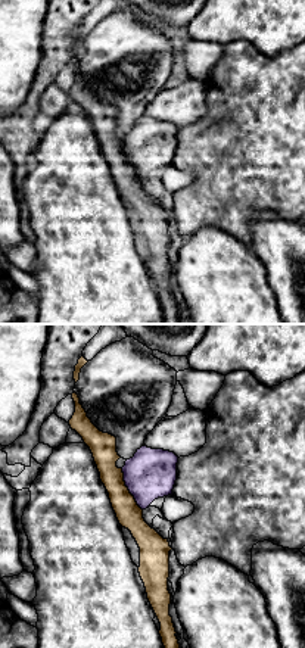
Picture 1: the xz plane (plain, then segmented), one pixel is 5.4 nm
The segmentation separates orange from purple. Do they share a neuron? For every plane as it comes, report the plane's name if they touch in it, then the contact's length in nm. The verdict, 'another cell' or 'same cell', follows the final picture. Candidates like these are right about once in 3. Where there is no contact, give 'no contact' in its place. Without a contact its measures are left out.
xz | 260 nm

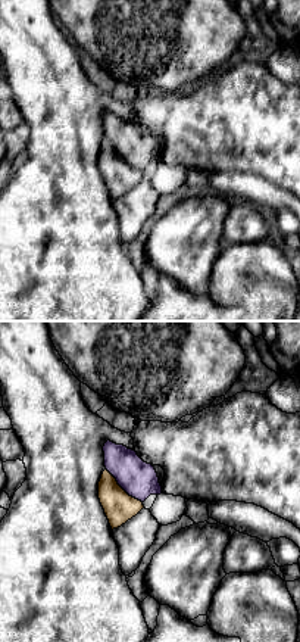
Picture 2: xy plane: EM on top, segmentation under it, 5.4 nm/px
xy | 280 nm

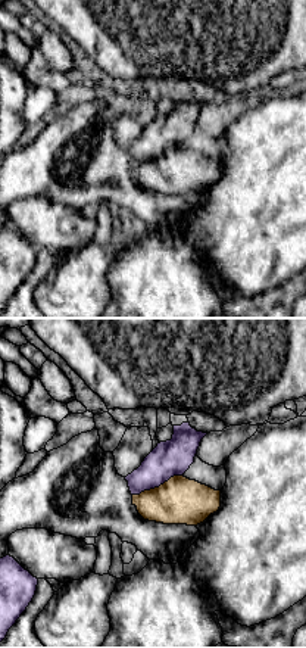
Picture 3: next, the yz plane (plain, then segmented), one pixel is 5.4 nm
yz | 300 nm

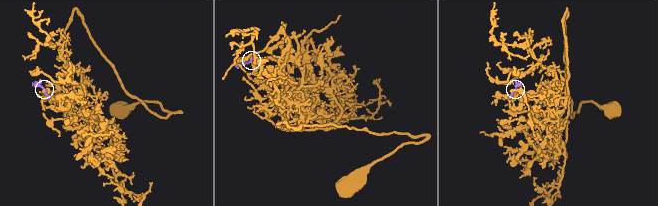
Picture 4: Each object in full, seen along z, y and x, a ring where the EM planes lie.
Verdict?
same cell

